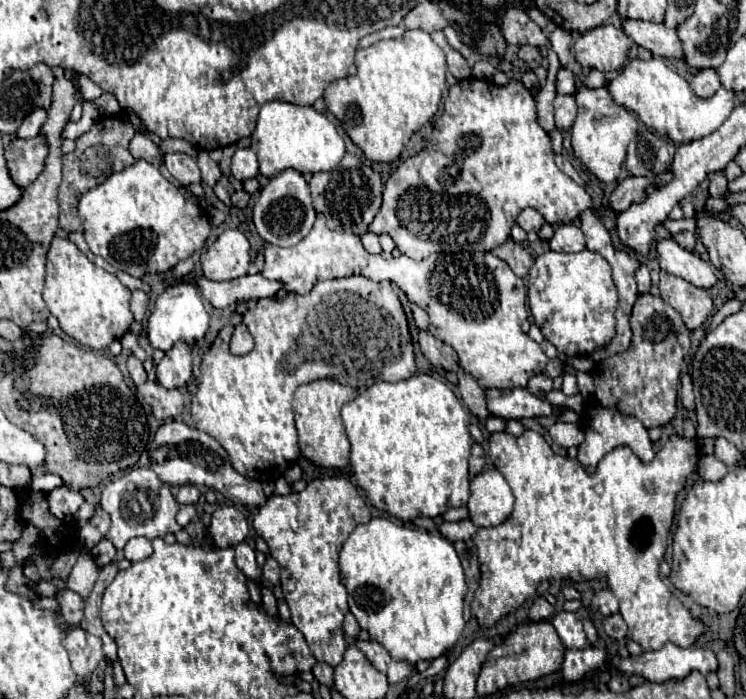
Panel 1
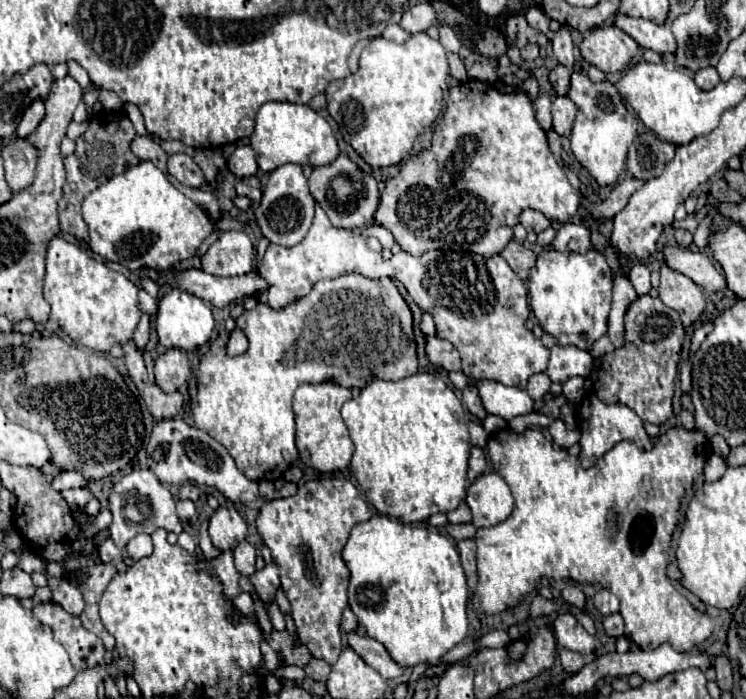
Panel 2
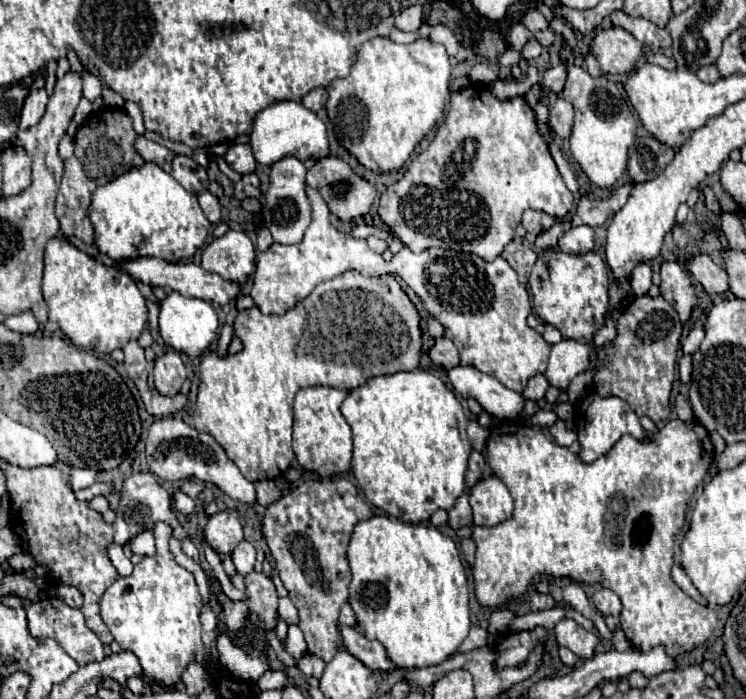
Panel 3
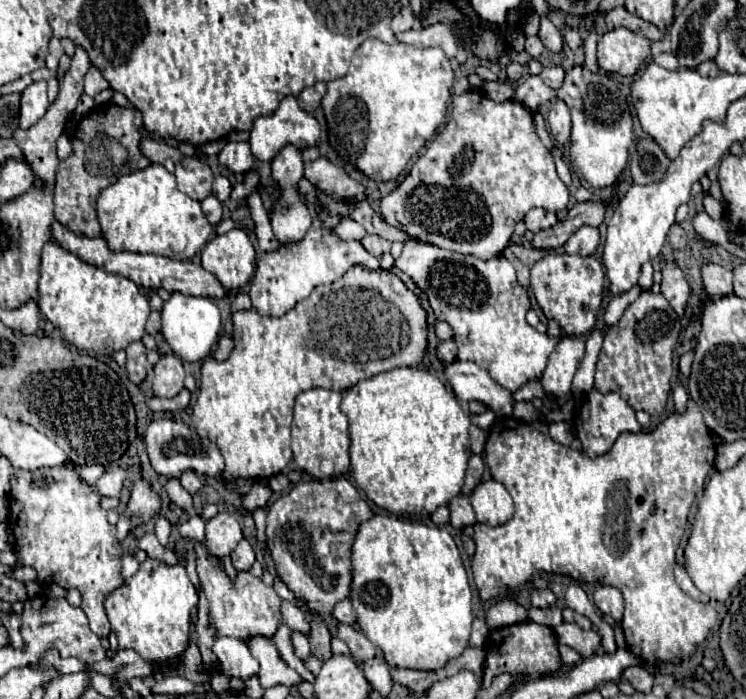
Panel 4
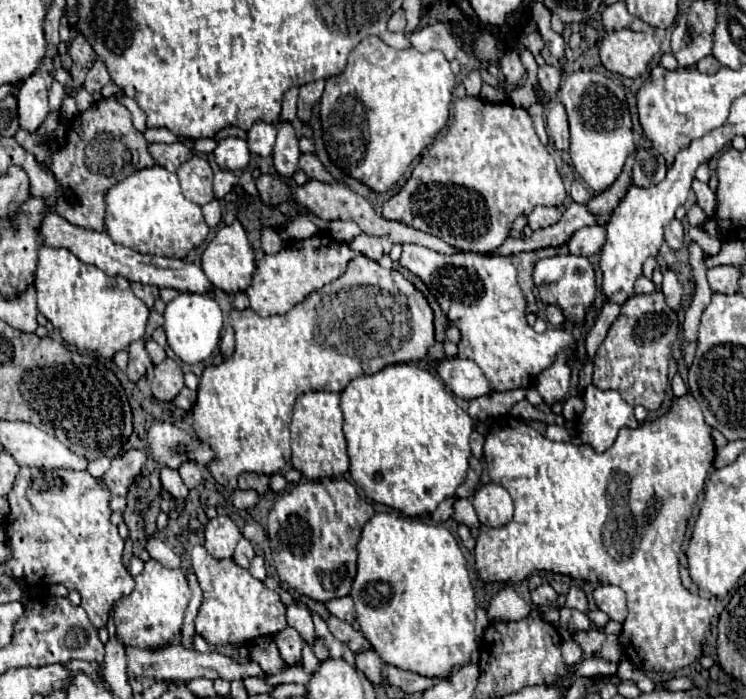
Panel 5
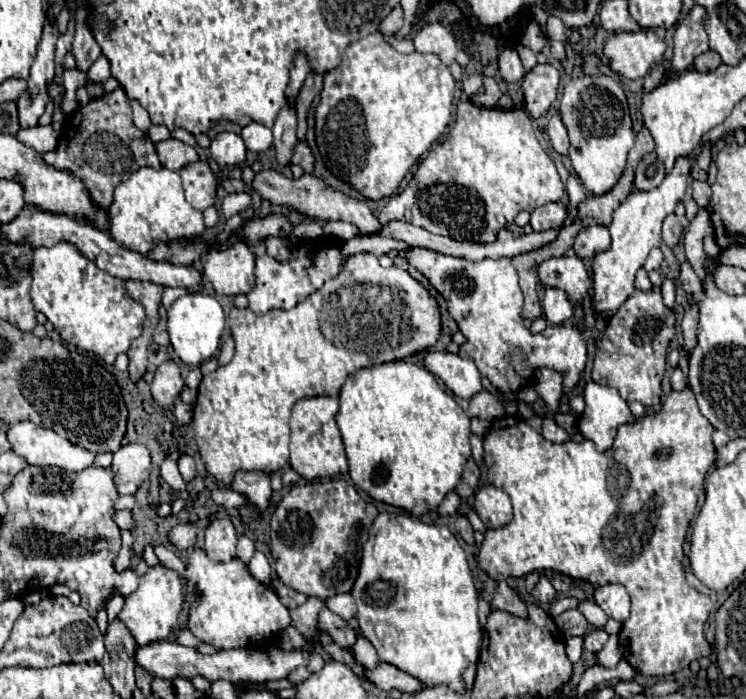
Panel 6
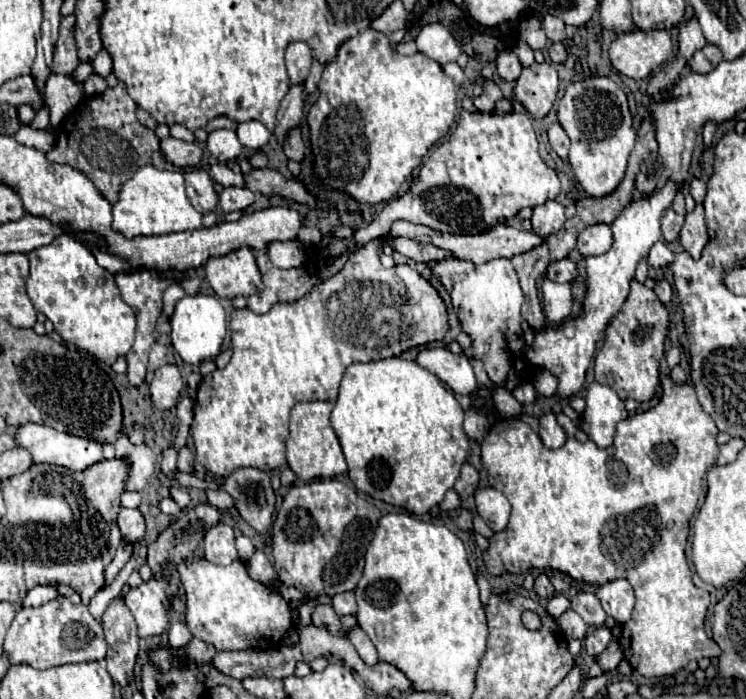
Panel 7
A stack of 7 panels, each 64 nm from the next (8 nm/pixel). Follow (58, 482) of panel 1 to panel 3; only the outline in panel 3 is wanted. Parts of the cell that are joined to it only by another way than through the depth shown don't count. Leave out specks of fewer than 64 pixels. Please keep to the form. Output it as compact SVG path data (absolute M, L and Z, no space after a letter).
M72 468L70 476L72 476L72 486L76 490L82 490L82 488L88 488L90 484L96 482L98 472L92 468Z

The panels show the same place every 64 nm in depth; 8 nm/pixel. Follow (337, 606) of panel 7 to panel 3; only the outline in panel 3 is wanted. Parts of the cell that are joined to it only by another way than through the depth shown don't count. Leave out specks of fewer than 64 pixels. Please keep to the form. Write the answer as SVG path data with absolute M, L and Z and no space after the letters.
M348 602L340 608L338 622L340 622L340 626L354 626L356 624L356 616L354 616L354 612L352 612L352 608L350 608Z

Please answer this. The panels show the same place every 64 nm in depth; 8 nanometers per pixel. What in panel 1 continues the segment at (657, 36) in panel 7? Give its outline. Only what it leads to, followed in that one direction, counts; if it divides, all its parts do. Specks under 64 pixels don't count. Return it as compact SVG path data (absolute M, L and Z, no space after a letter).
M604 24L584 32L574 42L574 54L580 66L600 72L620 70L628 60L632 40L616 26Z

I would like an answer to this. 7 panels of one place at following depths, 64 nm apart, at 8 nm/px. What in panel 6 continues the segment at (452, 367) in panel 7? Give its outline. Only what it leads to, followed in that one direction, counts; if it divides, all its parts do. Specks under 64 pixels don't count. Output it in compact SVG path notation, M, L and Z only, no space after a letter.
M428 352L424 356L424 366L460 398L472 398L482 390L478 382L480 372L468 358L460 358L452 352Z

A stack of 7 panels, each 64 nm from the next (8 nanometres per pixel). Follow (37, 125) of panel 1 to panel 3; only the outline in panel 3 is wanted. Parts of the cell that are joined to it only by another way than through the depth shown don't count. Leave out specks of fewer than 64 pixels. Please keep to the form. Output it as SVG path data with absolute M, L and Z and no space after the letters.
M32 88L24 100L22 116L20 116L20 130L28 130L30 126L38 124L44 116L48 104L48 94L44 88Z

